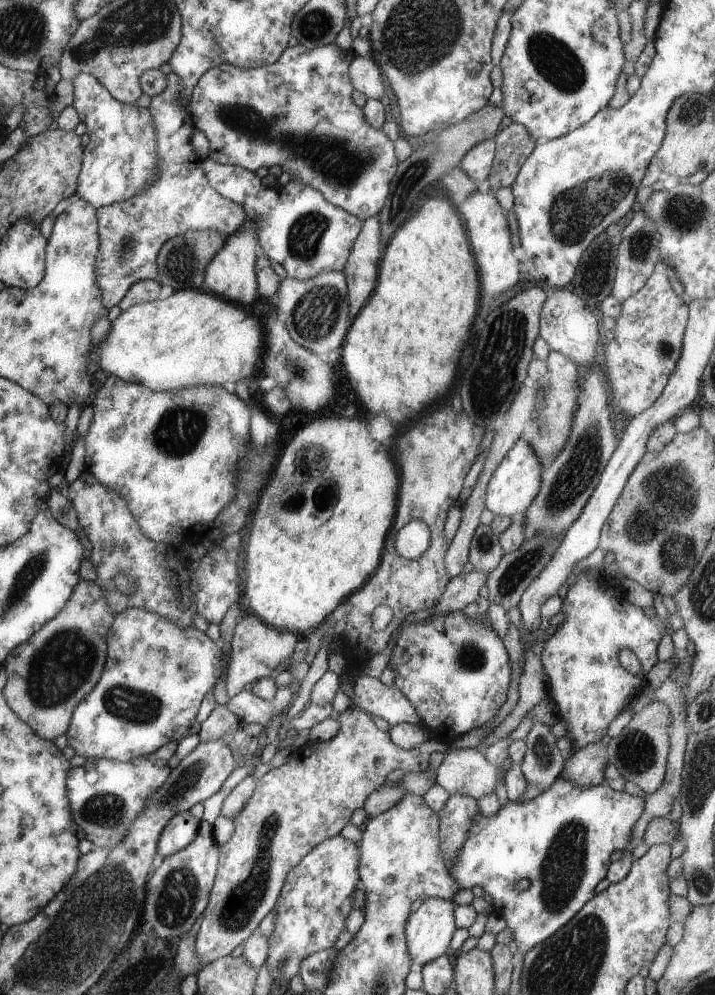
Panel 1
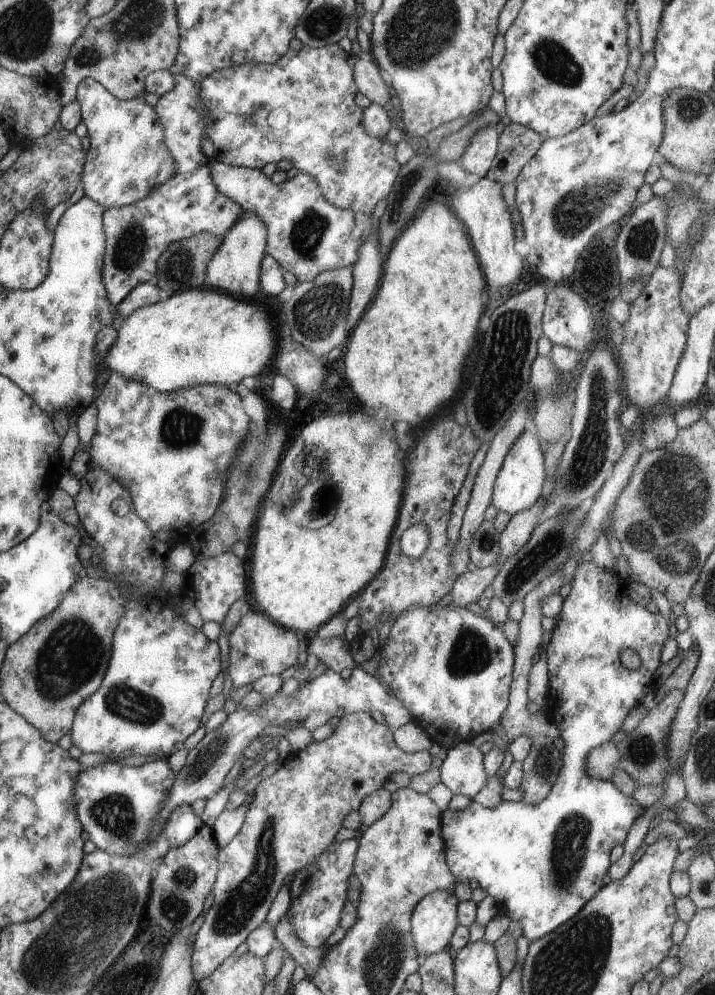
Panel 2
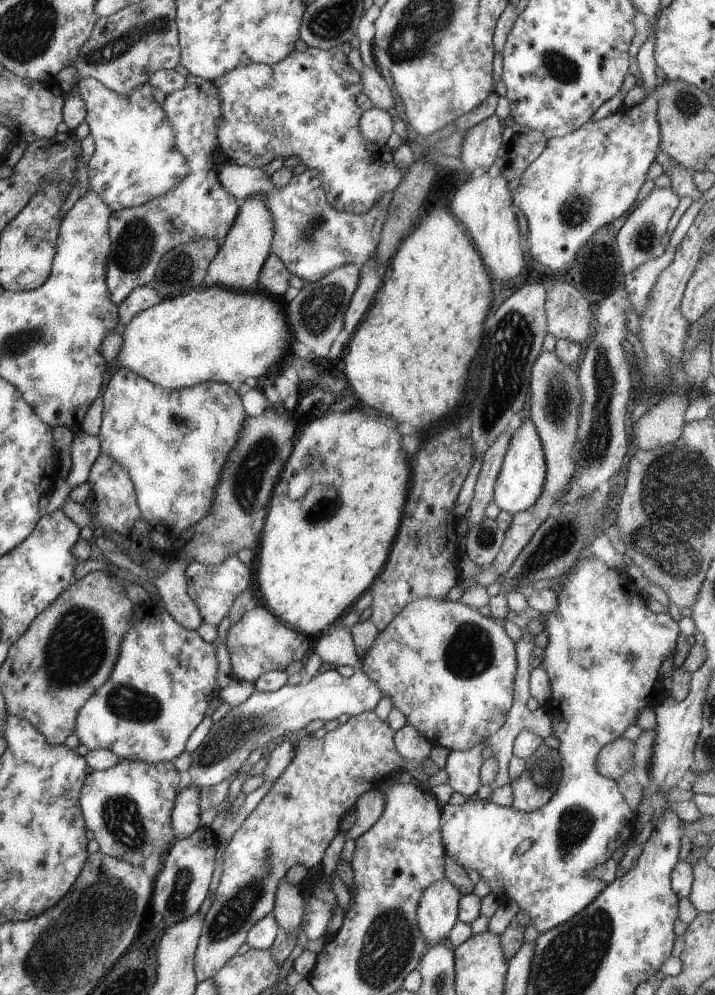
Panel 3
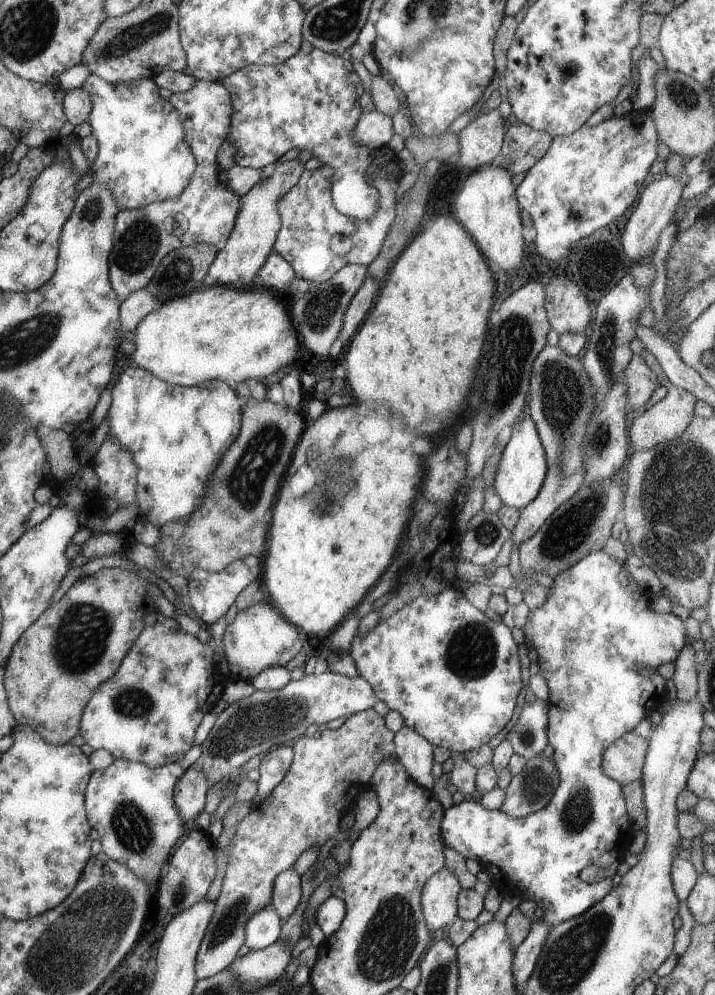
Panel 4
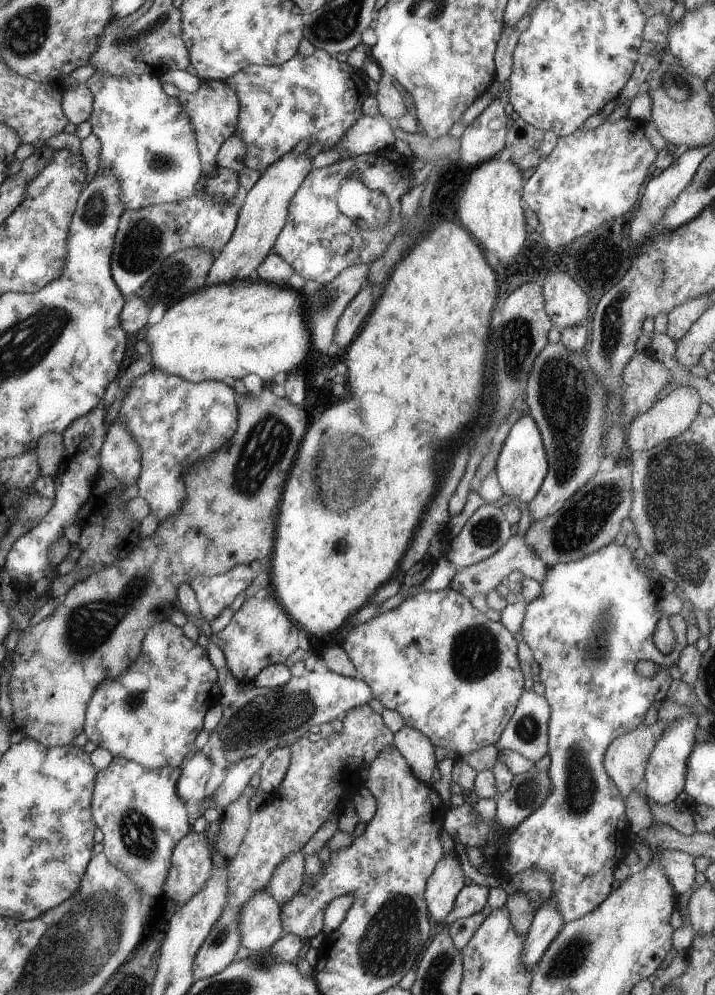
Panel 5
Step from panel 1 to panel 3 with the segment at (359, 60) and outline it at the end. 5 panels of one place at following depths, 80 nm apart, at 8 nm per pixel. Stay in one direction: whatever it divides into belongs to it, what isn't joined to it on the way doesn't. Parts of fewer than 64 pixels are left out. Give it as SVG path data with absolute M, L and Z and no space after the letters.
M375 65L364 66L361 81L363 84L362 93L369 98L374 107L387 111L396 106L392 88L388 86L388 82Z

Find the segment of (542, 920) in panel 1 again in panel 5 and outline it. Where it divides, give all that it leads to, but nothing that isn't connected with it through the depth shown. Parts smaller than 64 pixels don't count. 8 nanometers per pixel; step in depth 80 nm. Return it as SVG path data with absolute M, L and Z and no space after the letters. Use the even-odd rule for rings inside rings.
M615 542L608 543L606 546L587 554L585 557L579 558L576 561L570 561L569 563L556 563L554 566L547 567L544 578L541 580L541 595L526 604L525 617L521 626L522 638L533 652L534 660L540 665L540 683L544 686L544 696L550 705L551 711L549 721L547 722L547 753L550 755L550 767L547 770L548 776L551 780L551 789L549 795L545 798L545 801L536 809L532 811L530 816L527 816L516 828L504 829L496 820L484 822L481 821L474 813L473 807L470 807L467 803L464 803L461 807L447 809L443 820L443 829L454 840L454 836L458 836L458 840L462 842L467 849L469 846L481 847L486 840L497 844L497 856L499 863L494 865L492 869L496 874L500 874L500 878L506 878L507 876L514 876L518 872L522 872L530 867L540 867L542 870L548 871L551 876L553 885L552 897L557 902L557 909L562 915L562 918L567 923L568 921L575 921L582 918L584 915L590 914L593 910L596 910L600 904L604 902L605 898L612 892L612 882L614 882L614 870L617 865L622 861L625 855L625 849L630 847L632 830L629 827L625 815L625 803L622 801L619 788L614 784L614 781L608 776L607 770L604 766L605 752L608 745L620 735L626 734L631 730L634 730L640 723L643 722L648 708L654 703L666 700L668 689L672 684L673 678L670 676L670 669L678 662L684 647L688 645L686 641L686 626L688 622L681 615L670 615L670 624L676 632L676 638L678 639L678 646L674 648L672 652L663 653L656 648L654 644L653 634L658 620L662 618L660 609L658 609L658 600L662 595L660 585L650 577L650 574L645 568L648 568L647 563L641 564L636 558L634 553L625 544L616 544ZM638 662L652 662L652 664L658 664L660 669L654 676L646 677L638 673L636 670L636 664Z

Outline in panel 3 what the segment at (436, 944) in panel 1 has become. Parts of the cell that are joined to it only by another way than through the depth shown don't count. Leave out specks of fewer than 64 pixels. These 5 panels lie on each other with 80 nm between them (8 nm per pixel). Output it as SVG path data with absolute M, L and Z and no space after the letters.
M444 877L433 882L420 897L417 908L417 919L420 932L427 940L427 945L446 942L447 934L459 920L458 888Z

